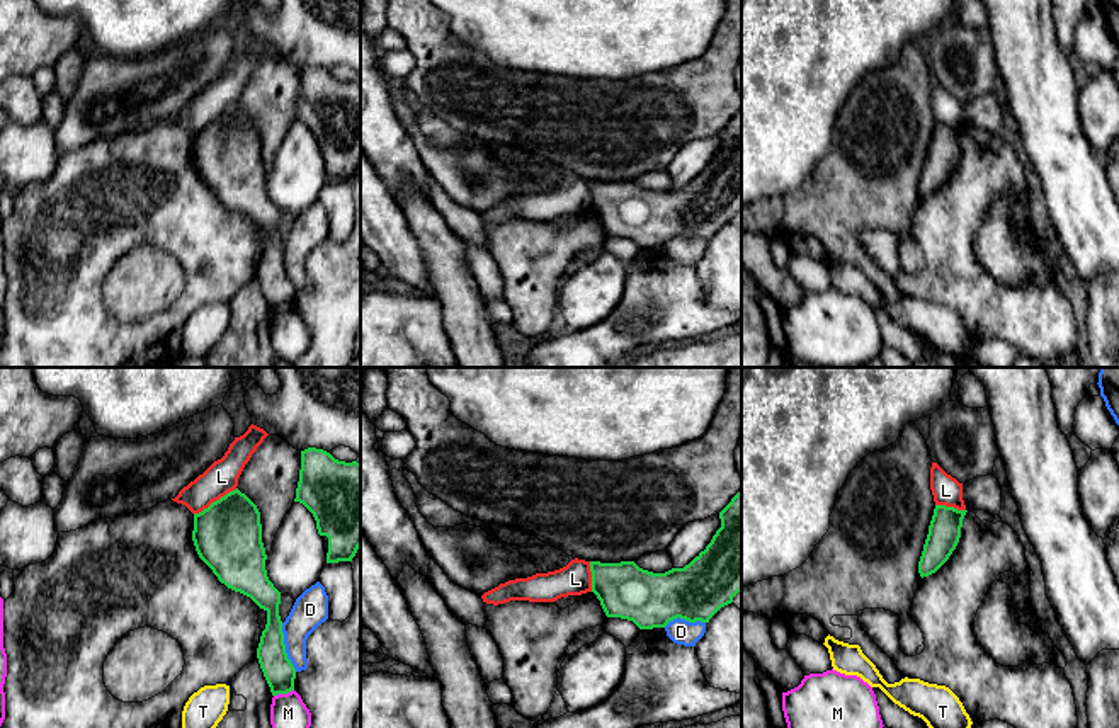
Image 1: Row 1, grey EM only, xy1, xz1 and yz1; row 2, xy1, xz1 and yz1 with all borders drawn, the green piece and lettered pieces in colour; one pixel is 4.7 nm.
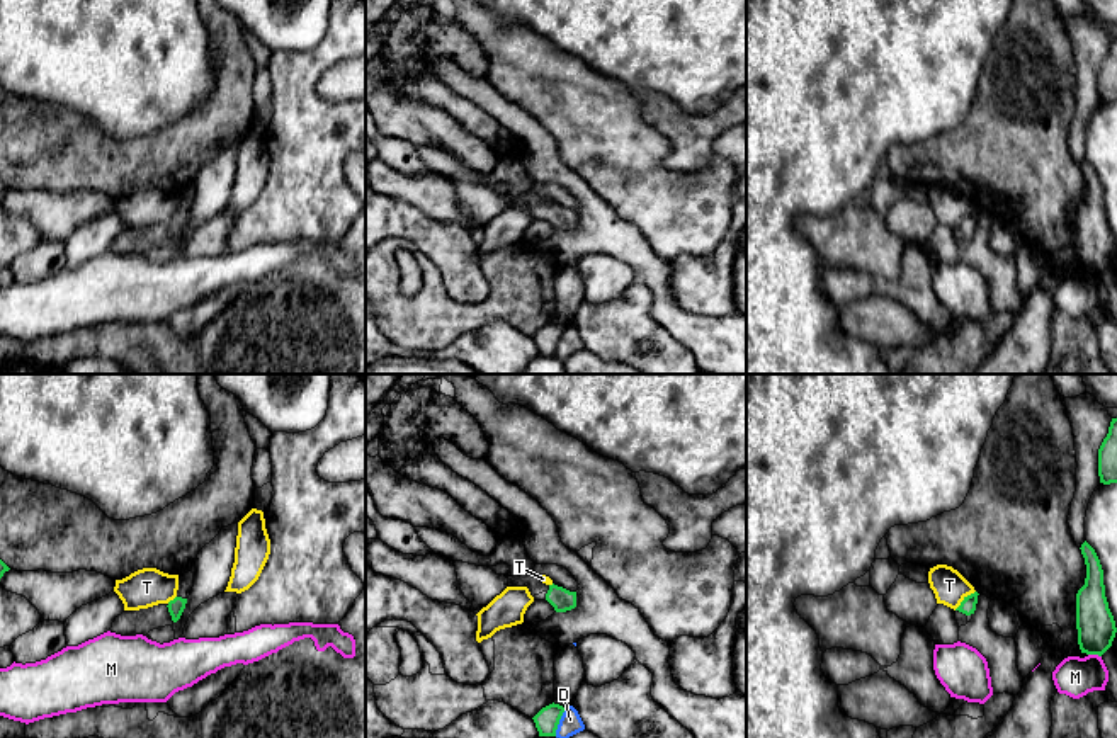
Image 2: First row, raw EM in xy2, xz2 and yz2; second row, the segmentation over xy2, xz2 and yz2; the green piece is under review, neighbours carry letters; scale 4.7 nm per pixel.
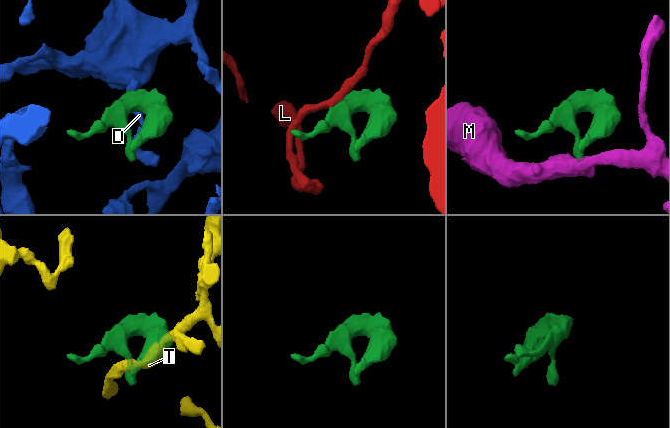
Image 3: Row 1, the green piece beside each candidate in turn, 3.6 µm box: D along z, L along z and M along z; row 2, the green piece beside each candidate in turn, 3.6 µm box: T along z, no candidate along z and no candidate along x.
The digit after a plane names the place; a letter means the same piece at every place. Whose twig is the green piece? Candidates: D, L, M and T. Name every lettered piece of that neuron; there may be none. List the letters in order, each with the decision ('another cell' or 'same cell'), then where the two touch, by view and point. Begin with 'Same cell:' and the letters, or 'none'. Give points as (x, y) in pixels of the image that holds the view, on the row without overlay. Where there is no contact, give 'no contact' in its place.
Same cell: none
D: another cell; contact xy1 (284, 266)
L: another cell; contact xy1 (216, 119)
M: another cell; contact xy1 (283, 312)
T: another cell; contact yz2 (964, 218)

